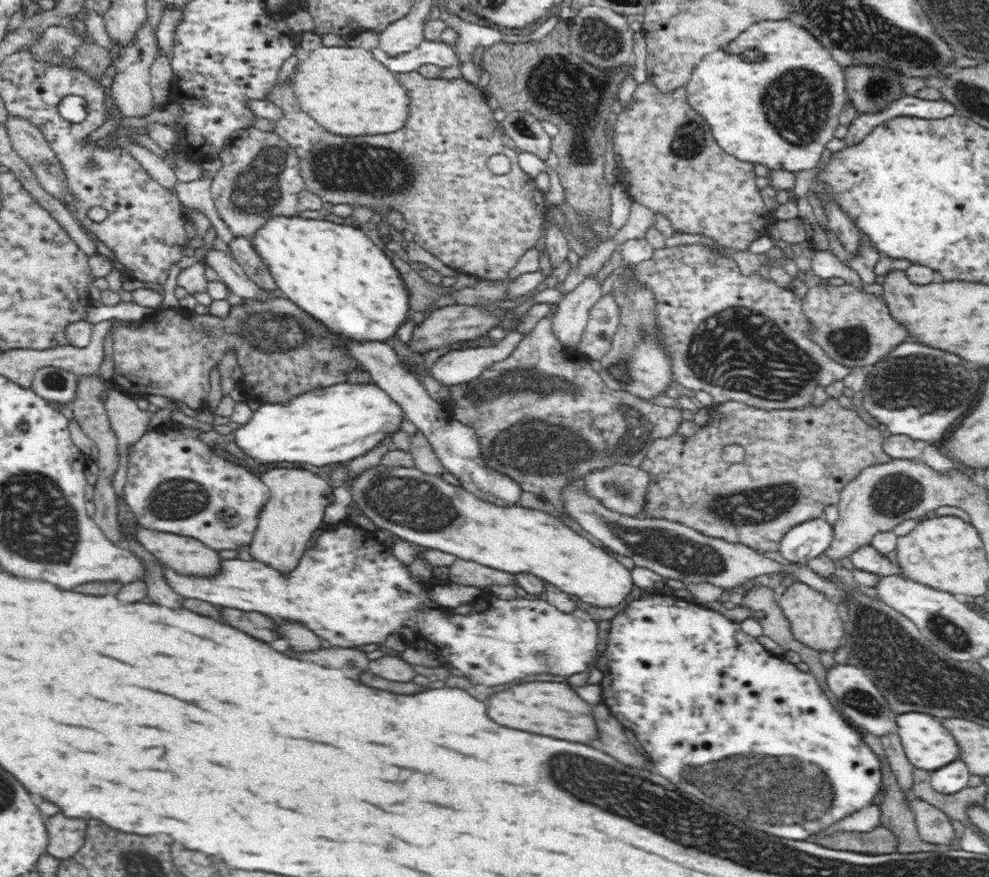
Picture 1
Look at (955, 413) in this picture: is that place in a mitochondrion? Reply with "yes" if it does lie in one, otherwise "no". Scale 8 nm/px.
yes

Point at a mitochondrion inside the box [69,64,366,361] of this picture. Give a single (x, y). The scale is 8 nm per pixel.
(254, 189)

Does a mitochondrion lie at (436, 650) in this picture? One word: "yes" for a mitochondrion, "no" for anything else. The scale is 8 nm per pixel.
no

